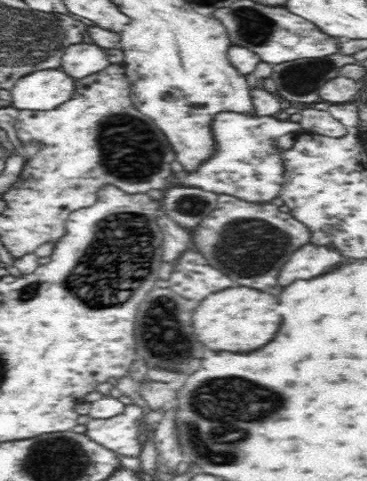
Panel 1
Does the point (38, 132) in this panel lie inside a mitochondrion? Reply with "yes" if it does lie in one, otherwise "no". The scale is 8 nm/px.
no

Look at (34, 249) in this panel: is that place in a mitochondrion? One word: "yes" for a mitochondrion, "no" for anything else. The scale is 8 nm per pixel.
no

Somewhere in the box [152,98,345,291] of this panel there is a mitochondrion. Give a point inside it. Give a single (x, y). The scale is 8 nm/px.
(244, 243)

